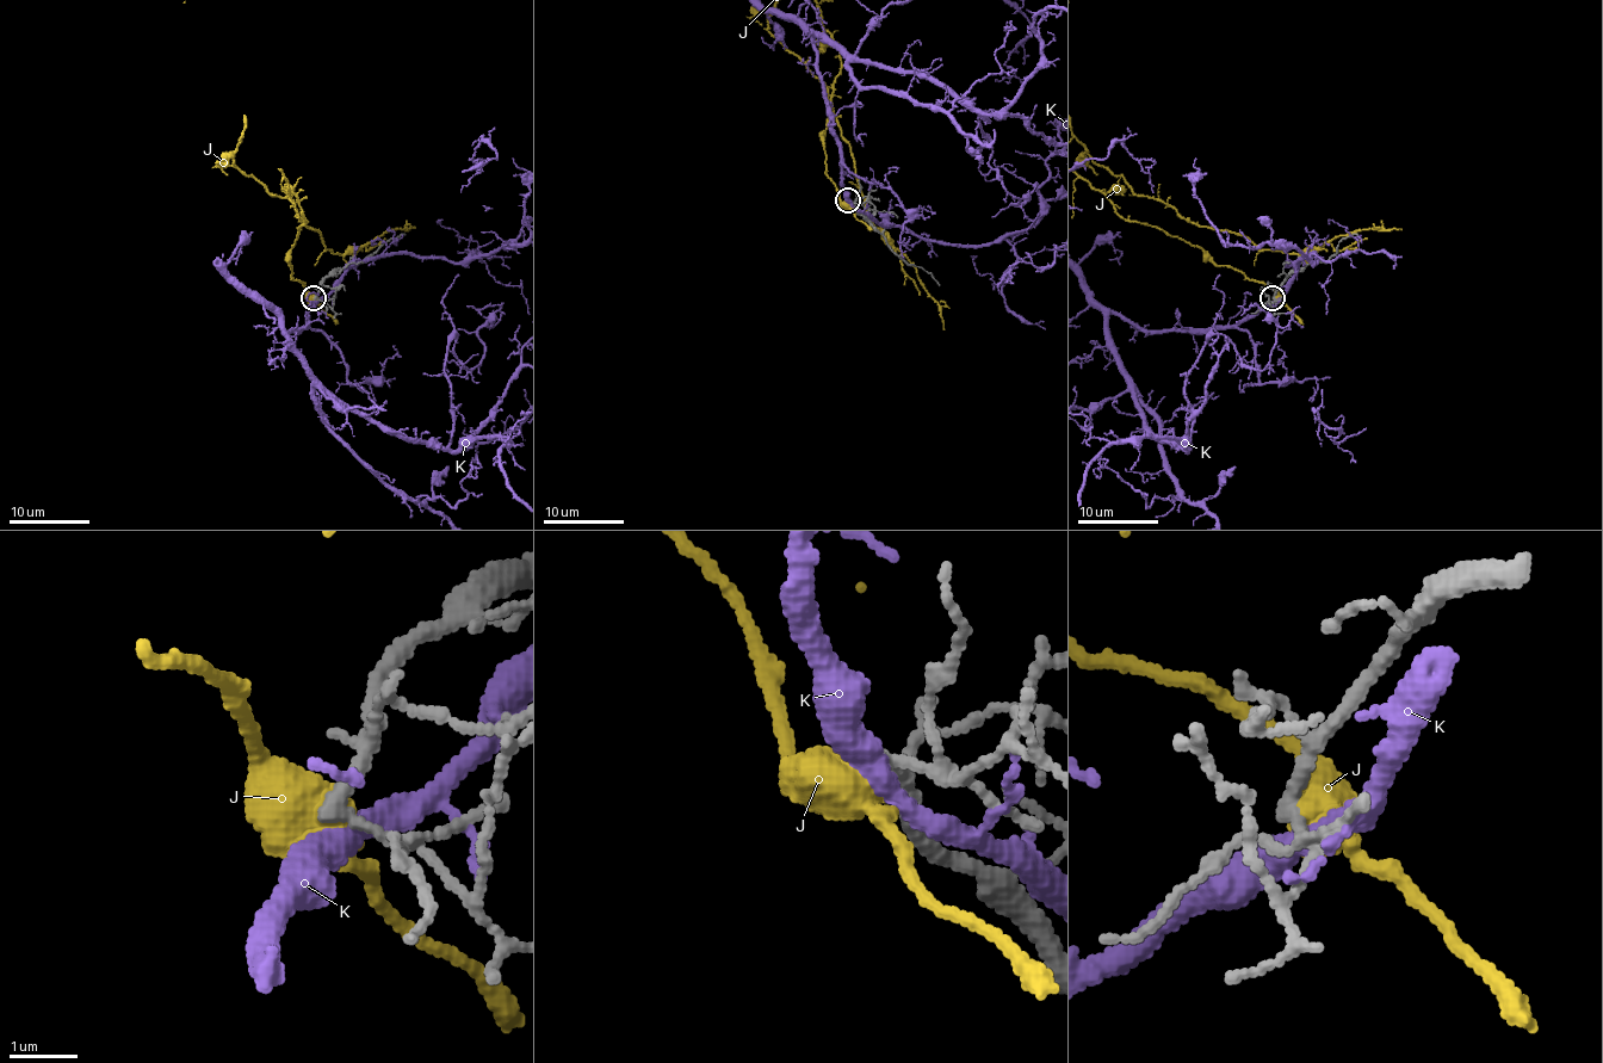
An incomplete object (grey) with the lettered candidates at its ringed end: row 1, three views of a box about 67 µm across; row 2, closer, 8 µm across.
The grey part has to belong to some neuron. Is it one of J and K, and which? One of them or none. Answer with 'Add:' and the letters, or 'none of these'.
Add: none of these

